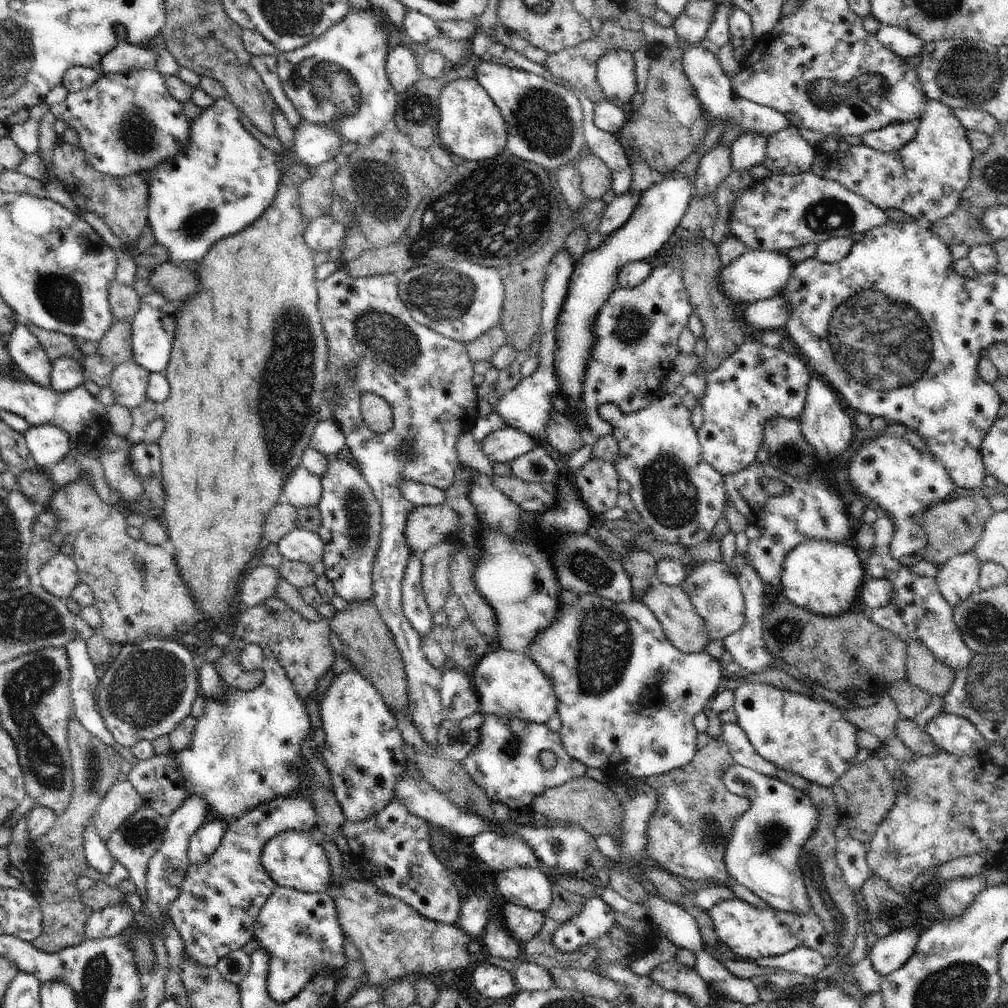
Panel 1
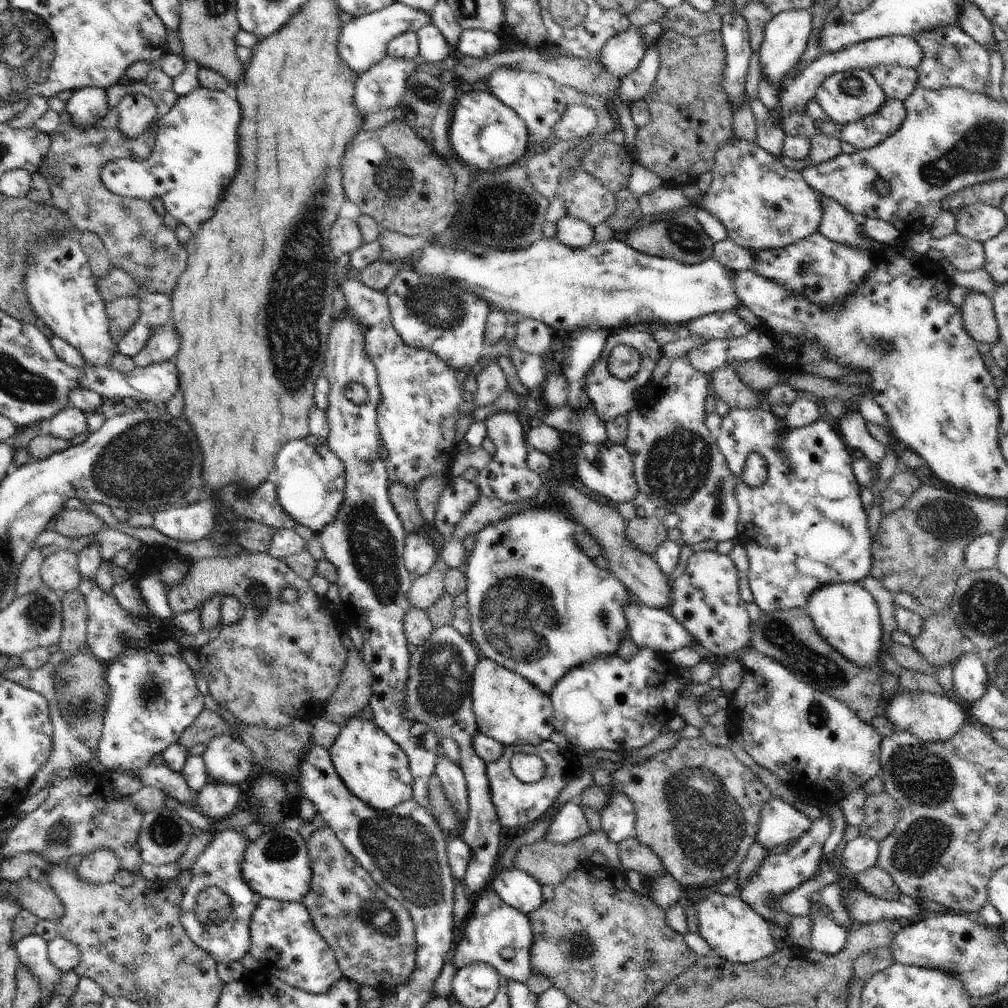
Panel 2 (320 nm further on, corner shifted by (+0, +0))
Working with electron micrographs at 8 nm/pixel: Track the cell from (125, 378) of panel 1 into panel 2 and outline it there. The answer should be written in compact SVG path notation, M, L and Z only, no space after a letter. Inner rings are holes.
M172 321L156 327L148 338L146 346L133 358L135 366L144 368L170 360L180 350L180 342L182 338Z

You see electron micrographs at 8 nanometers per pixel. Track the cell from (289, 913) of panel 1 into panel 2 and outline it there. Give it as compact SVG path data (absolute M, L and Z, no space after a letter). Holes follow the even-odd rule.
M262 897L251 916L249 924L251 947L249 953L259 962L260 967L274 973L274 976L290 986L317 995L328 992L337 980L343 976L338 966L334 951L326 944L312 922L304 903L286 902Z

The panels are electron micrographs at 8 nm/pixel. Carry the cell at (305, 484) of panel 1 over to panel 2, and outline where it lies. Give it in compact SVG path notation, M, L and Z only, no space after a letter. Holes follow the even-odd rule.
M308 435L301 439L291 440L282 448L267 479L275 484L278 502L285 512L295 520L296 524L307 526L316 534L320 534L324 527L332 524L337 519L345 497L345 476L344 461L330 450L327 438Z

